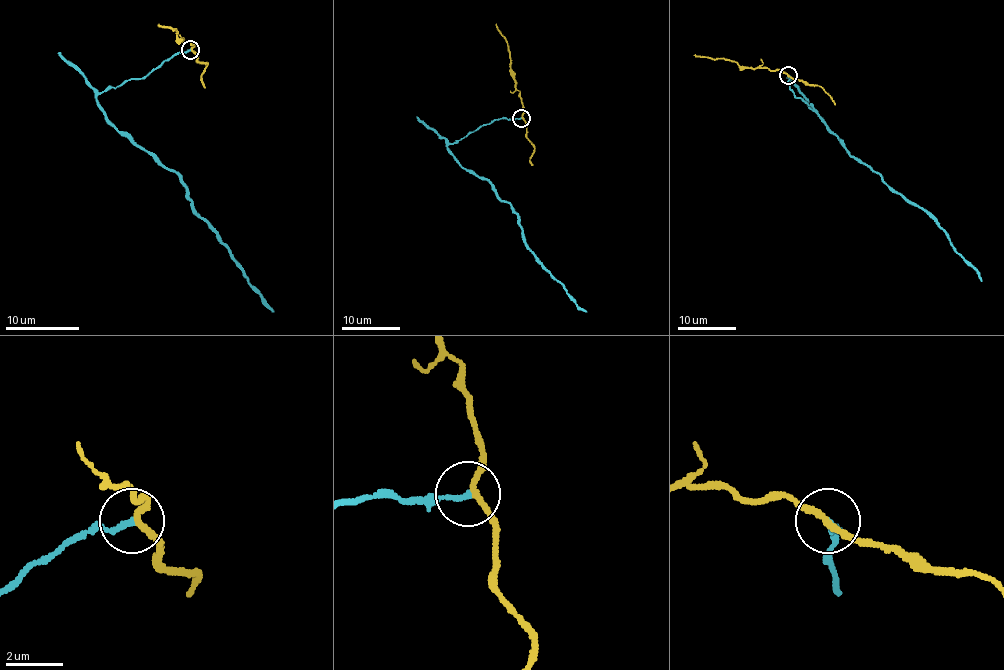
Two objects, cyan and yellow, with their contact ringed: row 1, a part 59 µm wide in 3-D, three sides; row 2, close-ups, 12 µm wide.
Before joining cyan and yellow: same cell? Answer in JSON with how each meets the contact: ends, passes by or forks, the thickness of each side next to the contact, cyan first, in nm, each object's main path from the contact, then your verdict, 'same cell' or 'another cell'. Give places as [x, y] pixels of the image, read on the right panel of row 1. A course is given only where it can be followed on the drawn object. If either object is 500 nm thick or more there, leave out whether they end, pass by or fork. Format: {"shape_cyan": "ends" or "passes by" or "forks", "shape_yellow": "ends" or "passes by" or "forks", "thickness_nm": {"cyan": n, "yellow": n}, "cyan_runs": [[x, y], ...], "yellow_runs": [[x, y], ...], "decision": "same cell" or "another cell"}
{"shape_cyan": "ends", "shape_yellow": "passes by", "thickness_nm": {"cyan": 200, "yellow": 200}, "cyan_runs": [[787, 74], [793, 95], [812, 106], [848, 153], [921, 207], [981, 281]], "yellow_runs": [[787, 74], [780, 70], [742, 67], [720, 58], [694, 55]], "decision": "another cell"}

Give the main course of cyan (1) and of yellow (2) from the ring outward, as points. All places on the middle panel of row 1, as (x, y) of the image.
1: (521, 117), (486, 123), (447, 148), (464, 168), (486, 178), (495, 193), (511, 206), (530, 251), (587, 311)
2: (521, 117), (523, 103), (510, 66), (510, 50), (505, 37), (495, 24)

